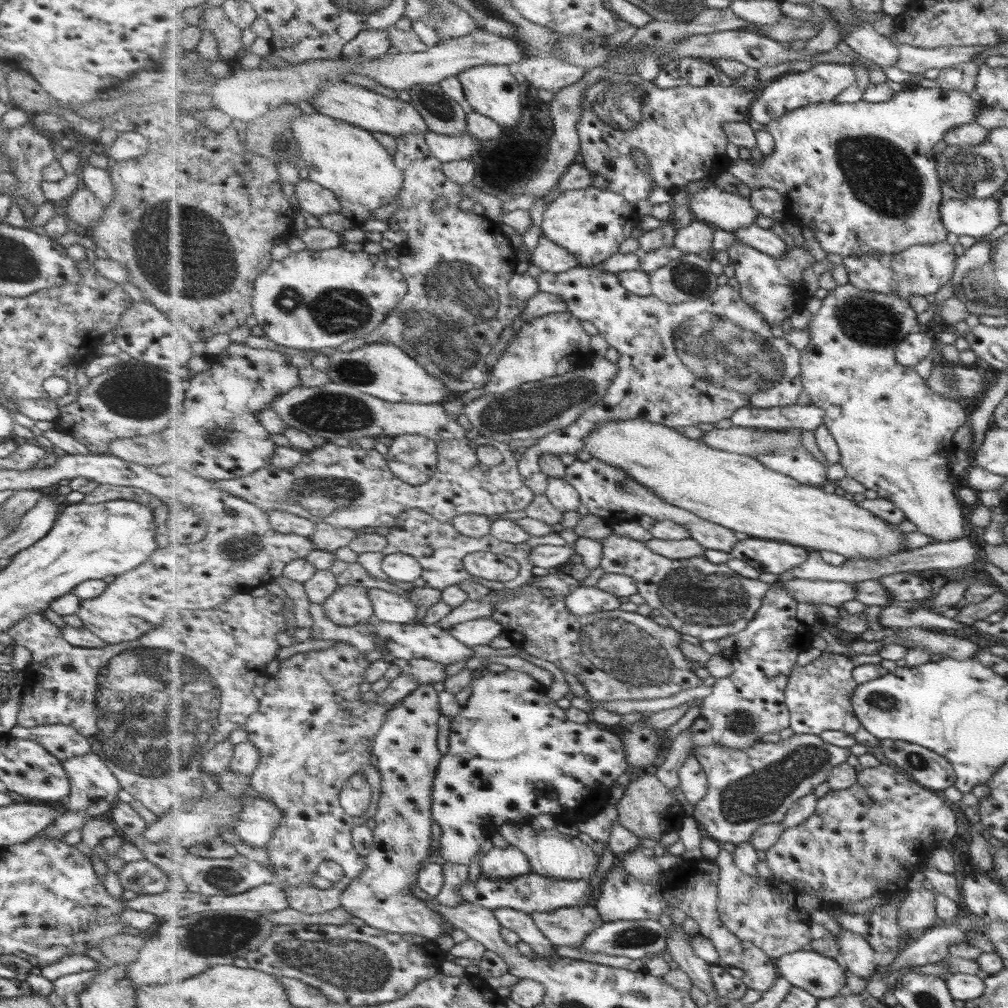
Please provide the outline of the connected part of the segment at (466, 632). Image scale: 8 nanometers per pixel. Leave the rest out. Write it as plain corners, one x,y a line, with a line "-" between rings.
491,616
477,618
450,628
450,633
469,646
489,645
490,642
503,633
502,625

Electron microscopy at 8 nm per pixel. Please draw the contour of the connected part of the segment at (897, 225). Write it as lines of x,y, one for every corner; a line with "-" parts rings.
921,86
906,88
896,92
896,95
887,102
867,102
863,99
854,103
843,103
836,100
813,103
795,109
777,119
769,120
765,129
773,136
775,147
771,154
763,158
762,164
755,166
755,164
748,164
747,160
739,158
739,160
732,162
727,171
741,182
745,182
751,190
761,187
778,190
789,200
791,208
795,208
796,216
802,219
806,228
814,232
815,241
820,243
822,250
829,252
829,254
838,254
842,258
847,258
853,255
872,255
874,252
898,253
915,245
936,245
947,240
949,231
942,221
941,205
944,199
941,193
941,182
943,180
937,166
935,148
943,145
947,130
975,122
977,114
980,114
983,107
989,106
980,102
980,98
965,94
961,90
945,89
941,86
938,89

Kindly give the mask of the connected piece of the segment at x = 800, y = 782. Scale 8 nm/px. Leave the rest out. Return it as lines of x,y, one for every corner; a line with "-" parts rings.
794,733
777,743
756,742
747,750
731,750
721,746
707,746
697,750
697,760
704,767
708,776
709,791
703,801
694,806
691,816
697,820
705,835
722,844
730,842
734,845
749,842
753,832
763,824
779,823
792,806
801,798
812,794
819,784
826,782
833,769
847,762
851,750
831,745
819,735

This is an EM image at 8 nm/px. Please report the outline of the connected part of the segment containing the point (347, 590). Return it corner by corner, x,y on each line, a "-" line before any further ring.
339,585
336,591
322,604
326,616
336,625
356,627
373,618
374,606
369,593
371,588
353,585

